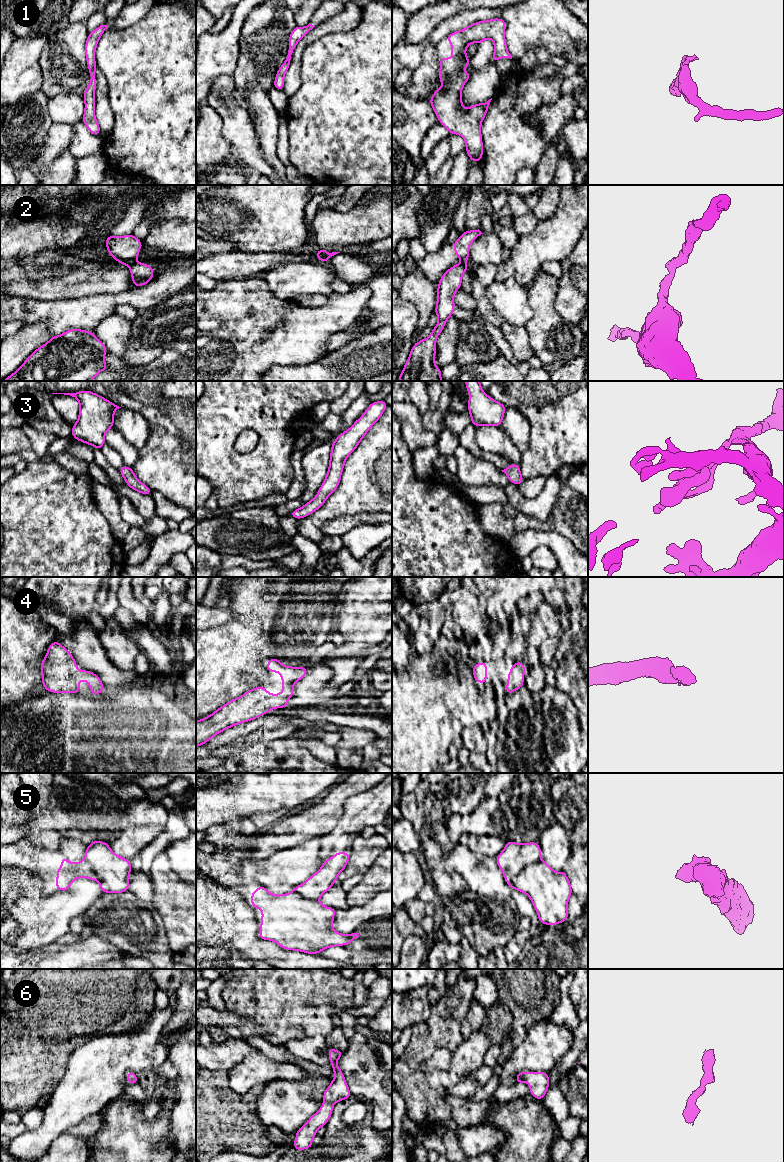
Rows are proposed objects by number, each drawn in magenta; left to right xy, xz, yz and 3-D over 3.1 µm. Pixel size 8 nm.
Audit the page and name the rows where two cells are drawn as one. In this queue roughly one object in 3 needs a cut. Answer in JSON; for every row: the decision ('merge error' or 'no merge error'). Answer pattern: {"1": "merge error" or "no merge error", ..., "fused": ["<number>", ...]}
{"1": "no merge error", "2": "merge error", "3": "no merge error", "4": "no merge error", "5": "no merge error", "6": "no merge error", "fused": ["2"]}

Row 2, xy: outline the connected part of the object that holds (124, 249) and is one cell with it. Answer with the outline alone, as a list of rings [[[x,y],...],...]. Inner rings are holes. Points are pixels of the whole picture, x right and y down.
[[[133,234],[114,237],[109,235],[105,241],[107,252],[121,265],[130,265],[139,257],[139,250],[143,247],[141,240]]]

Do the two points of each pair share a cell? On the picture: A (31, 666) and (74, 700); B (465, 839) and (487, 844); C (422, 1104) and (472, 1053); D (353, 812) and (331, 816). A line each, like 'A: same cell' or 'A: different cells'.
A: different cells
B: same cell
C: different cells
D: different cells

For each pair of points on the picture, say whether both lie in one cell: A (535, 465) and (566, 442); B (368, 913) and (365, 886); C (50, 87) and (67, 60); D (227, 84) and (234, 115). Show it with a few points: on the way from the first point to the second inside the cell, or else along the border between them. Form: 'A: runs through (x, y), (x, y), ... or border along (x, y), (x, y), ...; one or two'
A: runs through (543, 457), (558, 442); one
B: border along (381, 890), (361, 905), (348, 906); two
C: runs through (56, 80), (63, 72), (64, 67); one
D: runs through (227, 92), (227, 104), (230, 107); one

